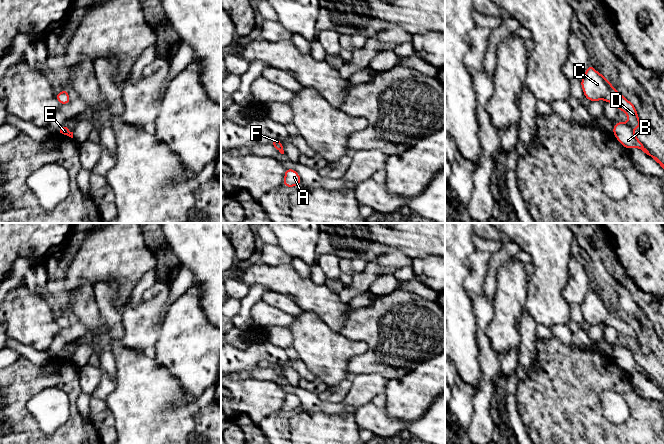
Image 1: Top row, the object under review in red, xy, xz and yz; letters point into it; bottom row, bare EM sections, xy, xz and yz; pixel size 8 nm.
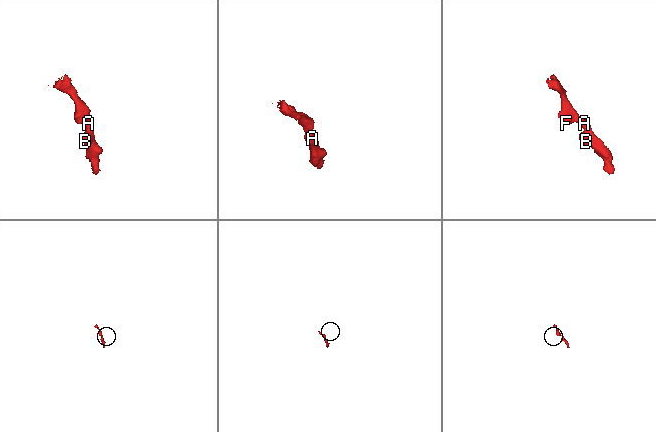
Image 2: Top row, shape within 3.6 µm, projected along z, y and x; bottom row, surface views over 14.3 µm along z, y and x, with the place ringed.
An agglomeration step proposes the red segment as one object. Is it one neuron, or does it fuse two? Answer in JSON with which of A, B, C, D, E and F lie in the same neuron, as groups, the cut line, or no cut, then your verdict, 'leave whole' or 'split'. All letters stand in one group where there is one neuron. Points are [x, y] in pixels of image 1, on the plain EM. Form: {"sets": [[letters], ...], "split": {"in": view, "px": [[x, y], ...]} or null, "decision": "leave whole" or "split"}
{"sets": [["A", "B", "C", "D", "E", "F"]], "split": null, "decision": "leave whole"}

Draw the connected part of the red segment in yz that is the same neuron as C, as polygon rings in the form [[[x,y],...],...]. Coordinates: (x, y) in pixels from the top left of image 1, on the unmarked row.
[[[592,289],[586,293],[581,304],[581,310],[586,323],[590,325],[605,324],[608,327],[613,327],[618,334],[626,337],[629,346],[615,347],[612,355],[619,366],[627,373],[639,372],[651,380],[664,393],[664,388],[657,381],[651,379],[635,360],[634,353],[641,351],[635,330],[623,321],[620,316],[616,315],[605,300],[597,296]]]

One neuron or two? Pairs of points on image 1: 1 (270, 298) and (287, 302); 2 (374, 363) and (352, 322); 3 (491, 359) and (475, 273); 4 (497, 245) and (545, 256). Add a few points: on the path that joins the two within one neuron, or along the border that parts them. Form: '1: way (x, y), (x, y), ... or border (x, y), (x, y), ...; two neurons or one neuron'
1: way (274, 299), (283, 302); one neuron
2: way (373, 353), (371, 341), (362, 332); one neuron
3: way (482, 338), (482, 305), (477, 294); one neuron
4: border (502, 233), (511, 240); two neurons

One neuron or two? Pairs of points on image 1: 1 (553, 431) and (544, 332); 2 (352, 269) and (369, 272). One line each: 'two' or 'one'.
1: two
2: two

